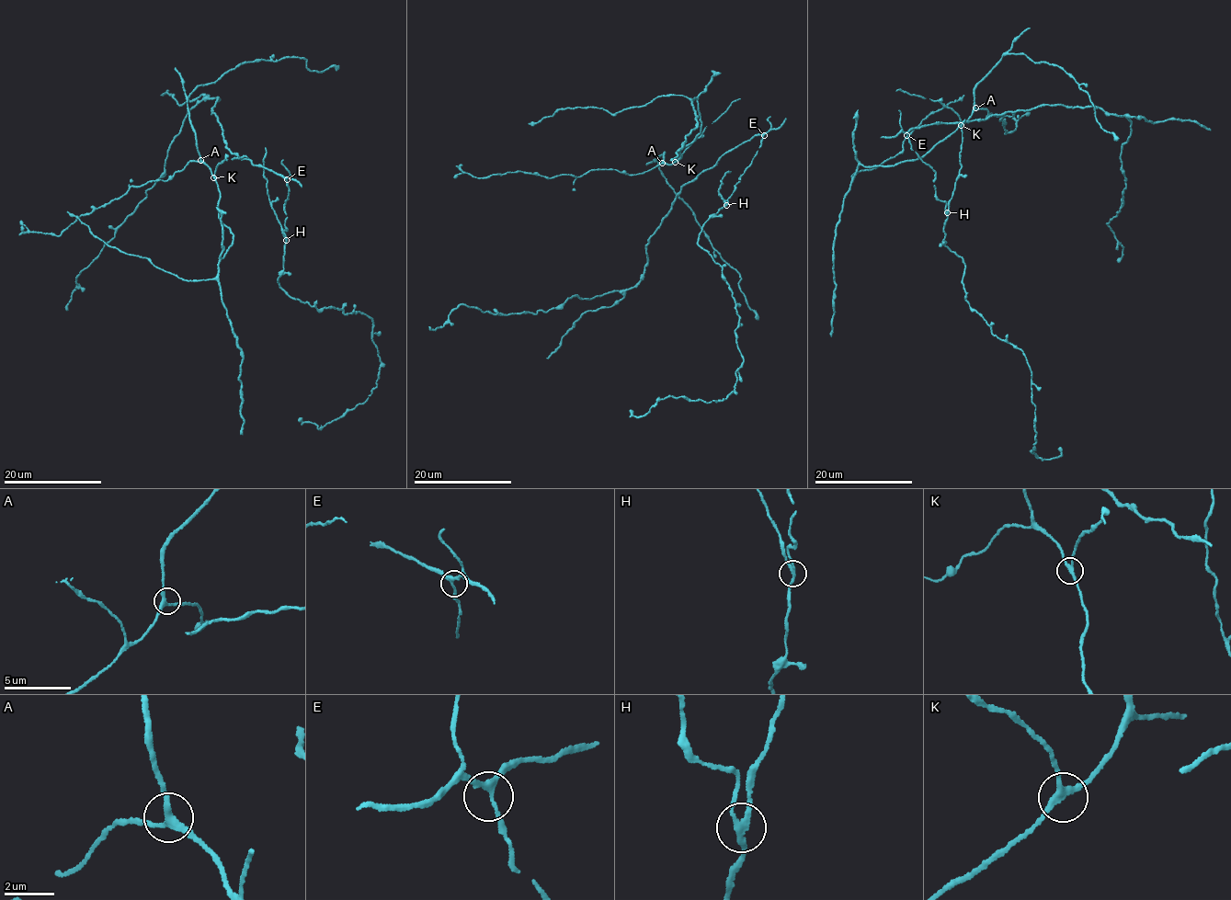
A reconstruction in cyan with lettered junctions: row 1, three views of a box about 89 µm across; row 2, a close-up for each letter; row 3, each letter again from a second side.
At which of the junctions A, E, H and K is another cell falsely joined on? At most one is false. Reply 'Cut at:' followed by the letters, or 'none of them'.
Cut at: H

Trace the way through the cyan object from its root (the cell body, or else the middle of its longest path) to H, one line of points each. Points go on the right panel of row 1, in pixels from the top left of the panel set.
H: (912, 129), (906, 134), (911, 149), (934, 170), (935, 196), (946, 203), (946, 212)

